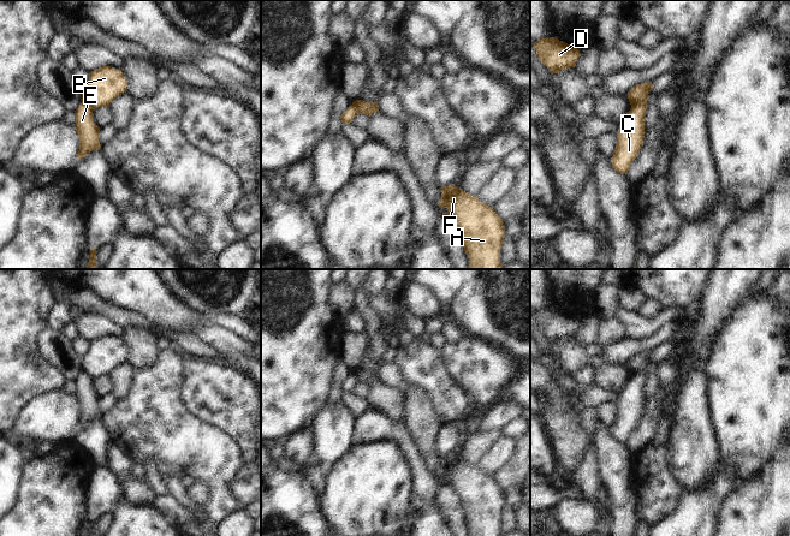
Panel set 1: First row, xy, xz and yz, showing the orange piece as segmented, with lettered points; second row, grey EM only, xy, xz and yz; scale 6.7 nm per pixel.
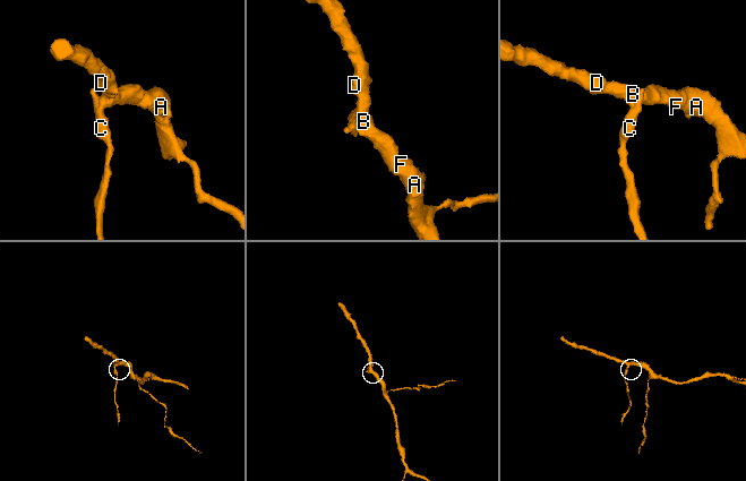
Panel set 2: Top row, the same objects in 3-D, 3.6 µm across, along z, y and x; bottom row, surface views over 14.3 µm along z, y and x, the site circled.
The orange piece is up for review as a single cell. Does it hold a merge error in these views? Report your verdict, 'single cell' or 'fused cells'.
fused cells

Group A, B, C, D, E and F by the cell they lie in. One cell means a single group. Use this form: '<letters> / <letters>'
A B D F / C E

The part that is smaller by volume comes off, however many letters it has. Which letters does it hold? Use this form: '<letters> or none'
C, E

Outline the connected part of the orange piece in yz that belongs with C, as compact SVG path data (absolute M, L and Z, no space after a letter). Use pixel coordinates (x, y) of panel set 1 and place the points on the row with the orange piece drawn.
M647 101L643 105L631 107L619 124L616 150L611 161L612 167L620 174L626 175L643 144L646 109Z

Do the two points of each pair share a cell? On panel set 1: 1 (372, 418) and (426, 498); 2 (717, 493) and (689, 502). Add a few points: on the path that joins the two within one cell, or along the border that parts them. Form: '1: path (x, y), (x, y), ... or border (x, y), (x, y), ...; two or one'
1: path (393, 433), (409, 450), (421, 476); one
2: path (710, 498), (705, 502), (696, 502); one

